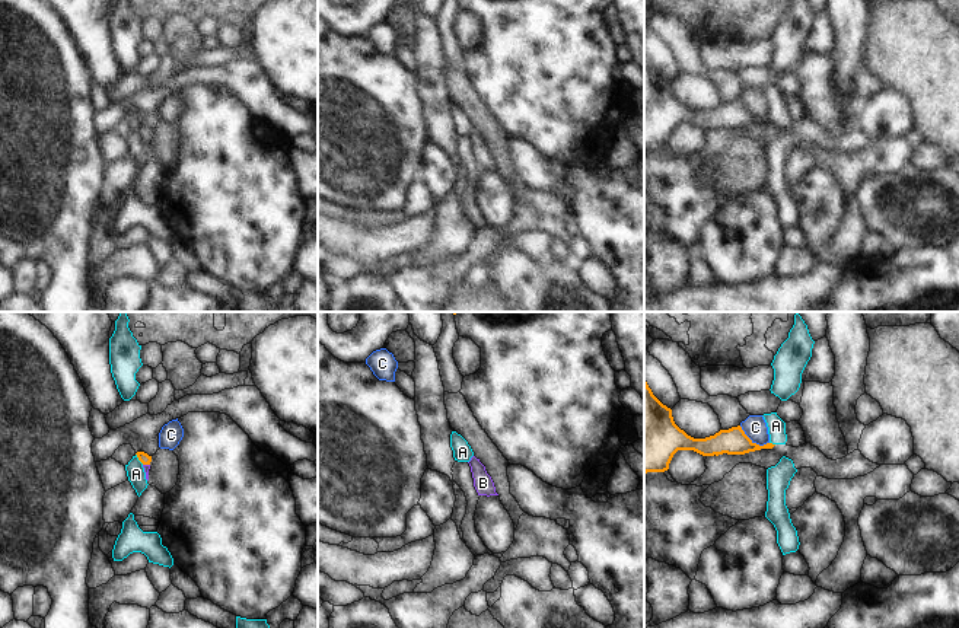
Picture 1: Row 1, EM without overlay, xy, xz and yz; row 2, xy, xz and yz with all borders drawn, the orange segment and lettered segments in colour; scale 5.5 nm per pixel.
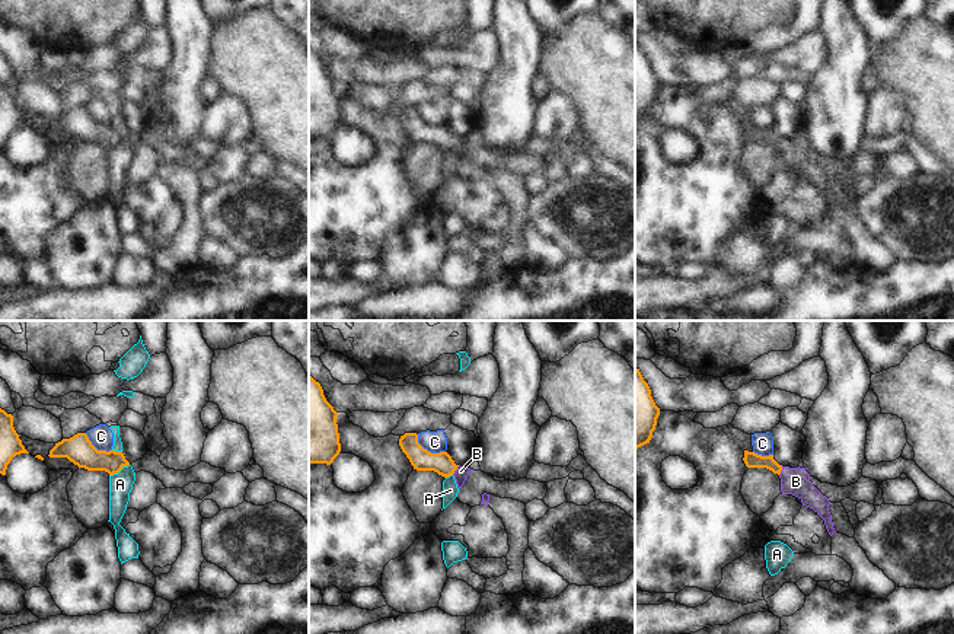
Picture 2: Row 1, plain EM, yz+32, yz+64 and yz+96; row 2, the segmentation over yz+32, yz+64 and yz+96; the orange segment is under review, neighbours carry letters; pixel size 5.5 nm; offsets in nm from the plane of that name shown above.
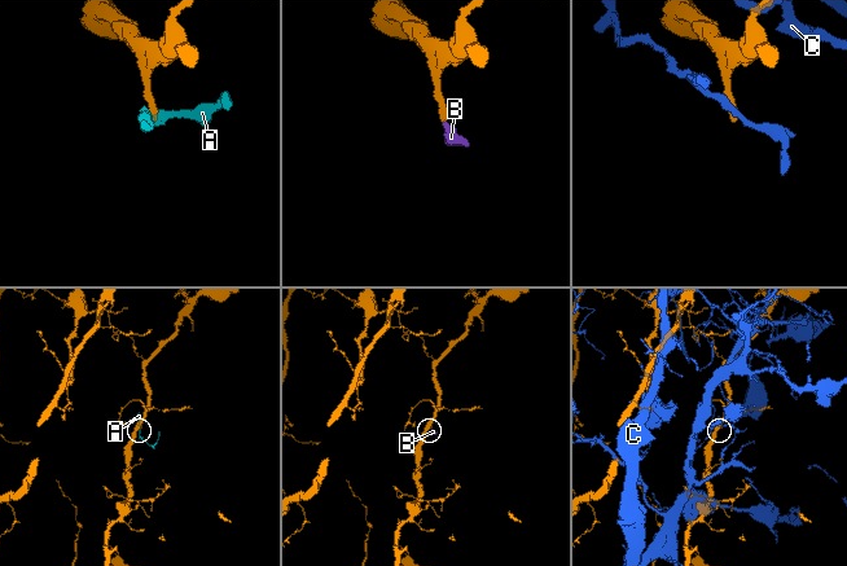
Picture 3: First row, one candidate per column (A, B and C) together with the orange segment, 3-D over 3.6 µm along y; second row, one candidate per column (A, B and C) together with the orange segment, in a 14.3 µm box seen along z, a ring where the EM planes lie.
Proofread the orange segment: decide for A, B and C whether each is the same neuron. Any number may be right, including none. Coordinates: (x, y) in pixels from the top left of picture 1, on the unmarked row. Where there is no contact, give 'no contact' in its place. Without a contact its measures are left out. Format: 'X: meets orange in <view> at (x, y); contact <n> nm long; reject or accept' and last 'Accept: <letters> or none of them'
A: meets orange in xy at (139, 133); contact 80 nm long; reject
B: meets orange in xy at (146, 137); contact 40 nm long; accept
C: meets orange in yz at (754, 117); contact 190 nm long; reject
Accept: B

